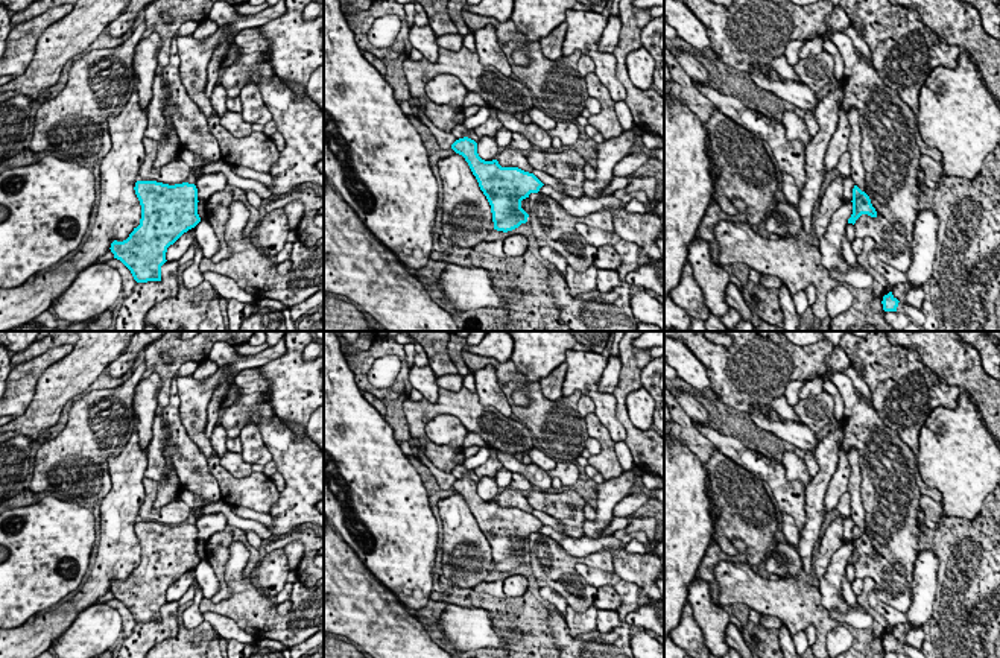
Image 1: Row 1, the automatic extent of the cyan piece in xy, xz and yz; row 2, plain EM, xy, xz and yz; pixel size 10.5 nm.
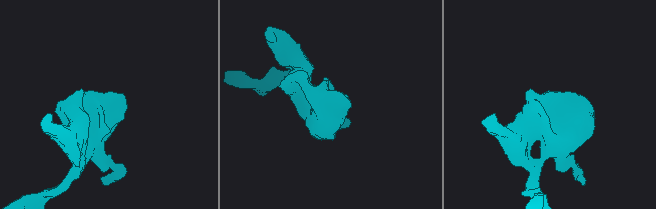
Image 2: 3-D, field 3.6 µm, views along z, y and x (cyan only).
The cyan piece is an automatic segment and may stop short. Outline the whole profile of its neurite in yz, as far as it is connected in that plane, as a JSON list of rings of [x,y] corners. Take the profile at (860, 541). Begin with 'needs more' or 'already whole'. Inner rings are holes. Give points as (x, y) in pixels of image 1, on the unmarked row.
already whole; [[[854,526],[853,529],[853,555],[848,559],[848,564],[856,564],[856,561],[862,556],[862,555],[868,555],[871,558],[877,558],[877,552],[871,544],[869,536],[862,532],[857,526]]]

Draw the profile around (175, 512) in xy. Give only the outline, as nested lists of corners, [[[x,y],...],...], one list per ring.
[[[143,479],[144,485],[144,501],[138,509],[138,517],[143,521],[157,521],[169,526],[182,524],[188,518],[190,508],[182,500],[173,500],[163,508],[155,509],[153,501],[158,492],[158,482],[152,479]]]

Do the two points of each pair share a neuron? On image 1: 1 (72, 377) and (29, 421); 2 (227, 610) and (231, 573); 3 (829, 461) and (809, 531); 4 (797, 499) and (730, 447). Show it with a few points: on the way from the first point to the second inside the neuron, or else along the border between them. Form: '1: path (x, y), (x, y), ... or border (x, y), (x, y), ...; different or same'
1: path (61, 388), (40, 411); same
2: path (236, 601), (236, 582); same
3: path (822, 477), (815, 490), (815, 514); same
4: path (780, 484), (765, 468), (746, 458); same

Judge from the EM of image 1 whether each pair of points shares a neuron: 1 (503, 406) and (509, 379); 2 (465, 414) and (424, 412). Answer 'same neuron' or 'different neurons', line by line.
1: different neurons
2: same neuron

